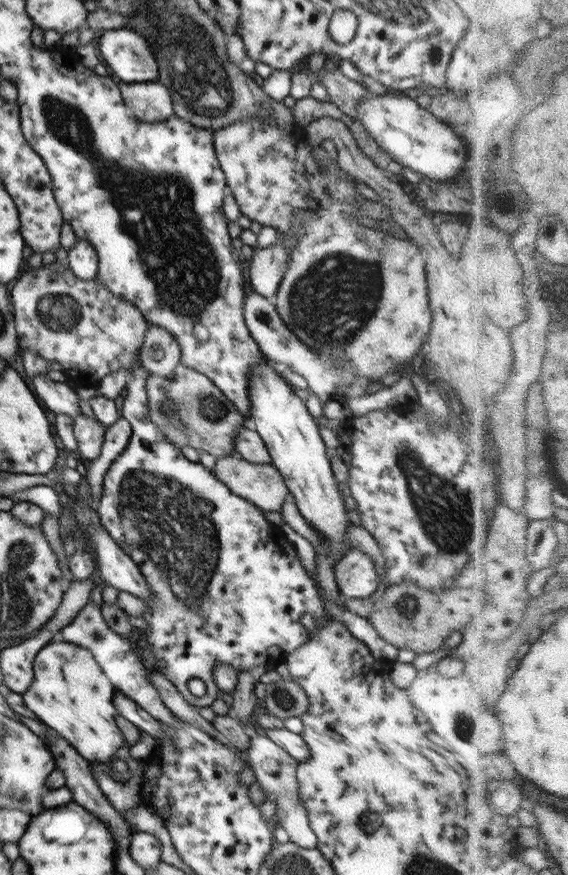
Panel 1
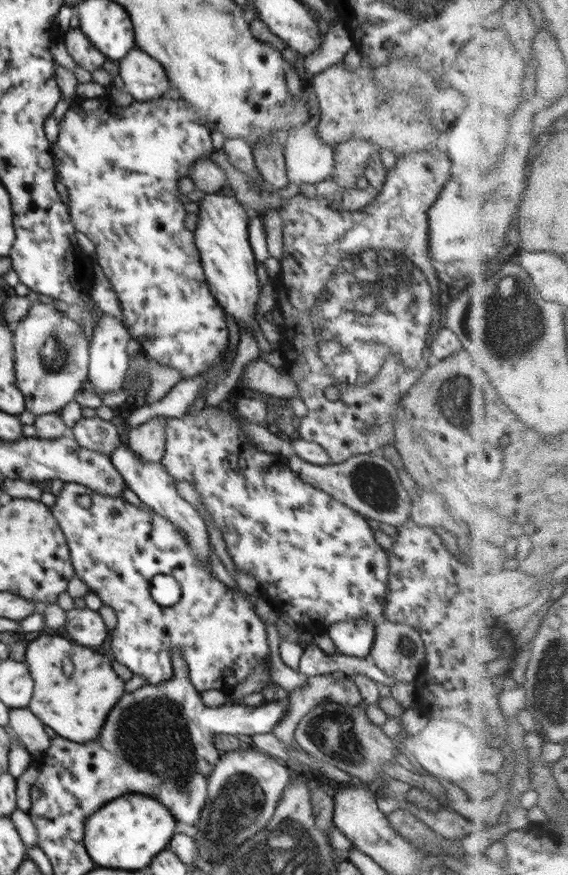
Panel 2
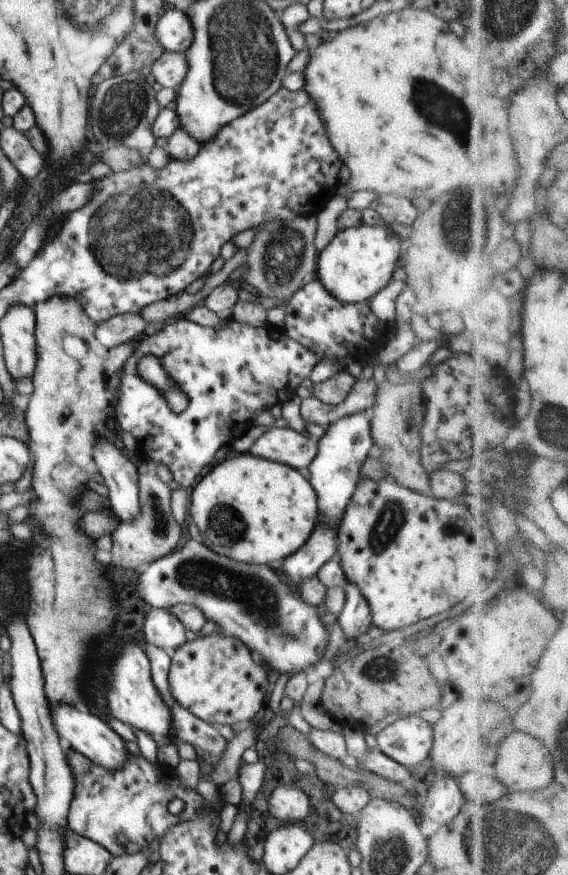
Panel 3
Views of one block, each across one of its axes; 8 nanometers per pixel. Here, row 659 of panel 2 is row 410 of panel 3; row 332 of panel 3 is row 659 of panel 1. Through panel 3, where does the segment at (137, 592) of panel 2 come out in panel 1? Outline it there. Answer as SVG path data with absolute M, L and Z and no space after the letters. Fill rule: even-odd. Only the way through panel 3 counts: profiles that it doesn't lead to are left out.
M137 360L137 364L130 370L130 379L119 401L120 417L128 420L132 428L132 436L128 441L126 450L120 454L112 462L112 466L108 468L108 472L104 475L103 493L97 513L101 518L101 524L109 536L116 541L116 544L124 552L132 558L141 573L144 575L149 588L151 588L151 599L146 602L146 607L141 616L148 622L148 627L144 630L143 645L145 645L145 654L152 670L164 675L175 686L178 692L190 703L197 707L210 706L216 699L225 697L223 692L218 688L214 680L214 667L216 665L230 664L240 671L252 671L254 667L264 667L265 670L280 665L280 662L286 661L287 656L295 652L305 642L311 639L311 632L304 628L300 623L300 616L303 614L313 614L317 620L329 620L331 614L326 610L325 604L319 595L319 588L315 580L307 573L302 566L301 560L297 555L297 551L293 549L290 542L285 538L284 533L270 524L264 517L264 511L261 511L255 504L252 504L244 497L233 493L220 479L201 463L190 462L180 452L180 448L176 447L169 439L152 424L150 417L150 409L148 408L148 397L146 397L146 381L150 376L150 372L144 368L141 360ZM192 678L200 678L206 686L206 693L203 696L195 696L188 689L188 680Z

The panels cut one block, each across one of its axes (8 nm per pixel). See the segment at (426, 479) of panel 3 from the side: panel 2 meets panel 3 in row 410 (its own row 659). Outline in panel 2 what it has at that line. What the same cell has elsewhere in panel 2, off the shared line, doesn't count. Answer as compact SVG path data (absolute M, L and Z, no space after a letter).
M384 620L375 625L375 639L369 657L384 674L398 683L413 683L418 676L420 666L426 663L425 646L418 629L407 624Z

